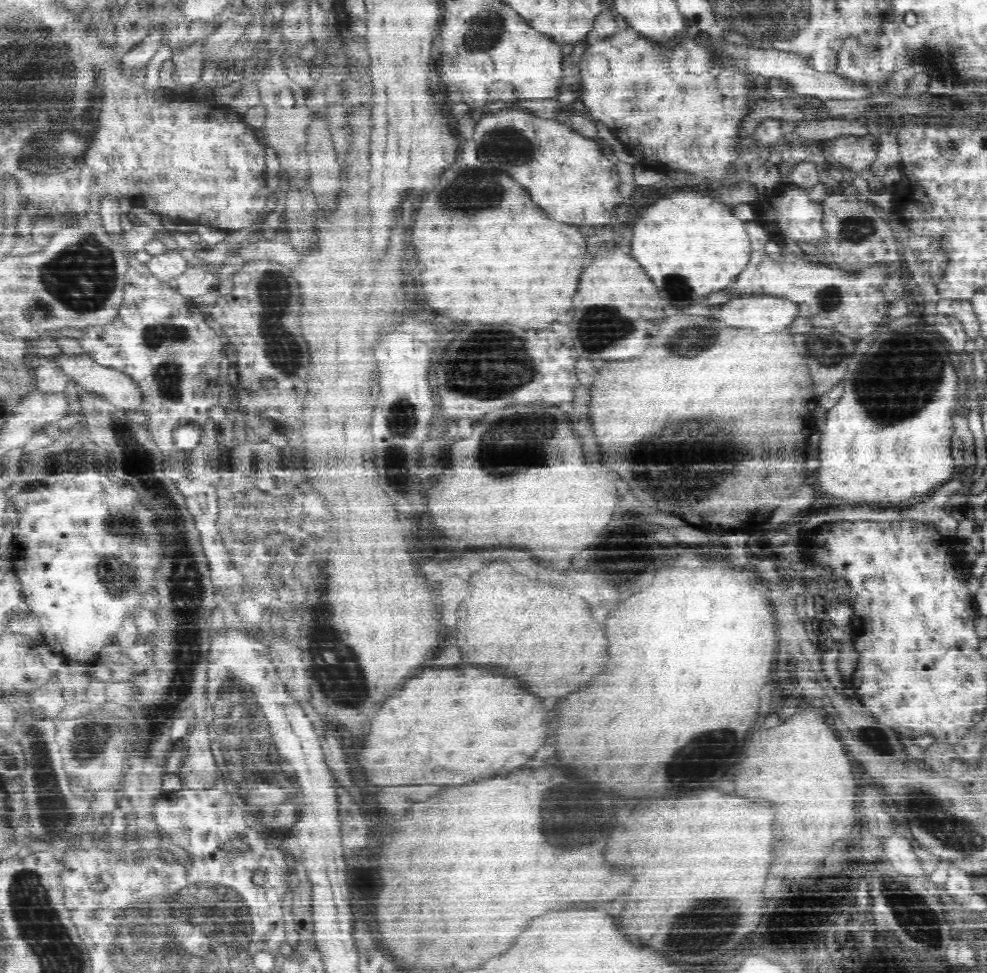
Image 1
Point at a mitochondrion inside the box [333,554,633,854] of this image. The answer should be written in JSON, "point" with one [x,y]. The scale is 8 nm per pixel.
{"point":[577,825]}

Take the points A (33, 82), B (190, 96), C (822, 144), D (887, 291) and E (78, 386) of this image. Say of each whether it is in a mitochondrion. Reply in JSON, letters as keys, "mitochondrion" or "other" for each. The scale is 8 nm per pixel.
{"A":"mitochondrion","B":"other","C":"other","D":"other","E":"other"}

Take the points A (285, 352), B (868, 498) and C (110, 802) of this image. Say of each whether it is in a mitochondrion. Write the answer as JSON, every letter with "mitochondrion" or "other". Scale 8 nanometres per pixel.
{"A":"mitochondrion","B":"other","C":"other"}

